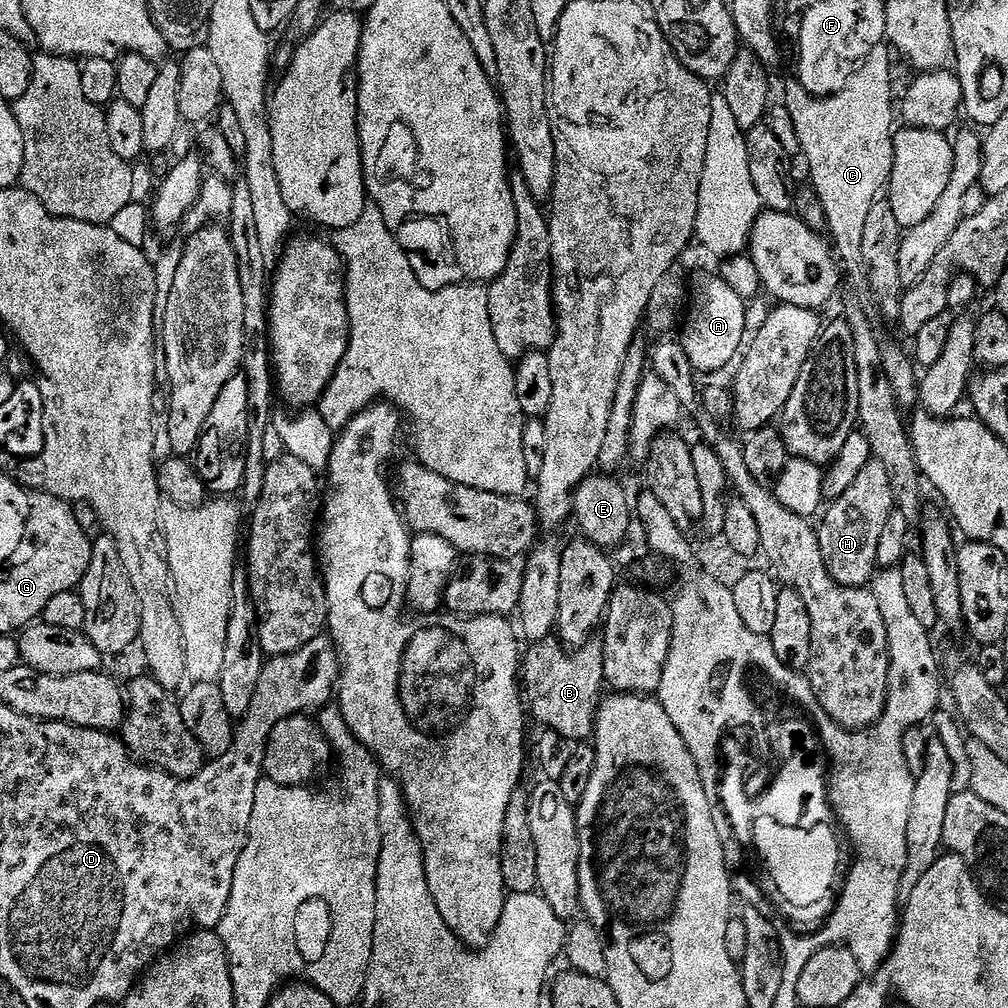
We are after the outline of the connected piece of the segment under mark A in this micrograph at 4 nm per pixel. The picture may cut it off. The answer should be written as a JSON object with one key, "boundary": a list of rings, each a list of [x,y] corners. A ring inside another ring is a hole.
{"boundary":[[[719,274],[695,276],[690,280],[690,307],[682,324],[682,343],[697,373],[720,372],[745,347],[747,326],[746,301],[734,294]],[[741,347],[741,348],[740,348]]]}

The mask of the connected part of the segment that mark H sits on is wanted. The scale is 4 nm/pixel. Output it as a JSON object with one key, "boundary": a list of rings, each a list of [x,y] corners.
{"boundary":[[[871,460],[858,474],[858,479],[839,498],[831,501],[823,513],[824,521],[818,524],[820,549],[826,562],[826,570],[843,588],[863,588],[871,585],[878,571],[878,538],[882,538],[882,526],[896,508],[896,497],[892,494],[890,474],[882,462]]]}

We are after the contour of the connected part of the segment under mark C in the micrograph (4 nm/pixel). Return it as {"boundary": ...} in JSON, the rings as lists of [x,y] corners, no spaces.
{"boundary":[[[884,46],[875,48],[848,85],[832,96],[812,96],[796,78],[792,78],[784,88],[782,104],[787,108],[790,122],[794,122],[794,130],[798,133],[800,156],[808,163],[808,176],[812,179],[810,188],[822,202],[826,230],[832,234],[830,240],[833,245],[858,246],[862,242],[870,208],[881,199],[887,189],[888,179],[892,177],[894,100],[892,104],[892,60],[887,51],[889,49]]]}

